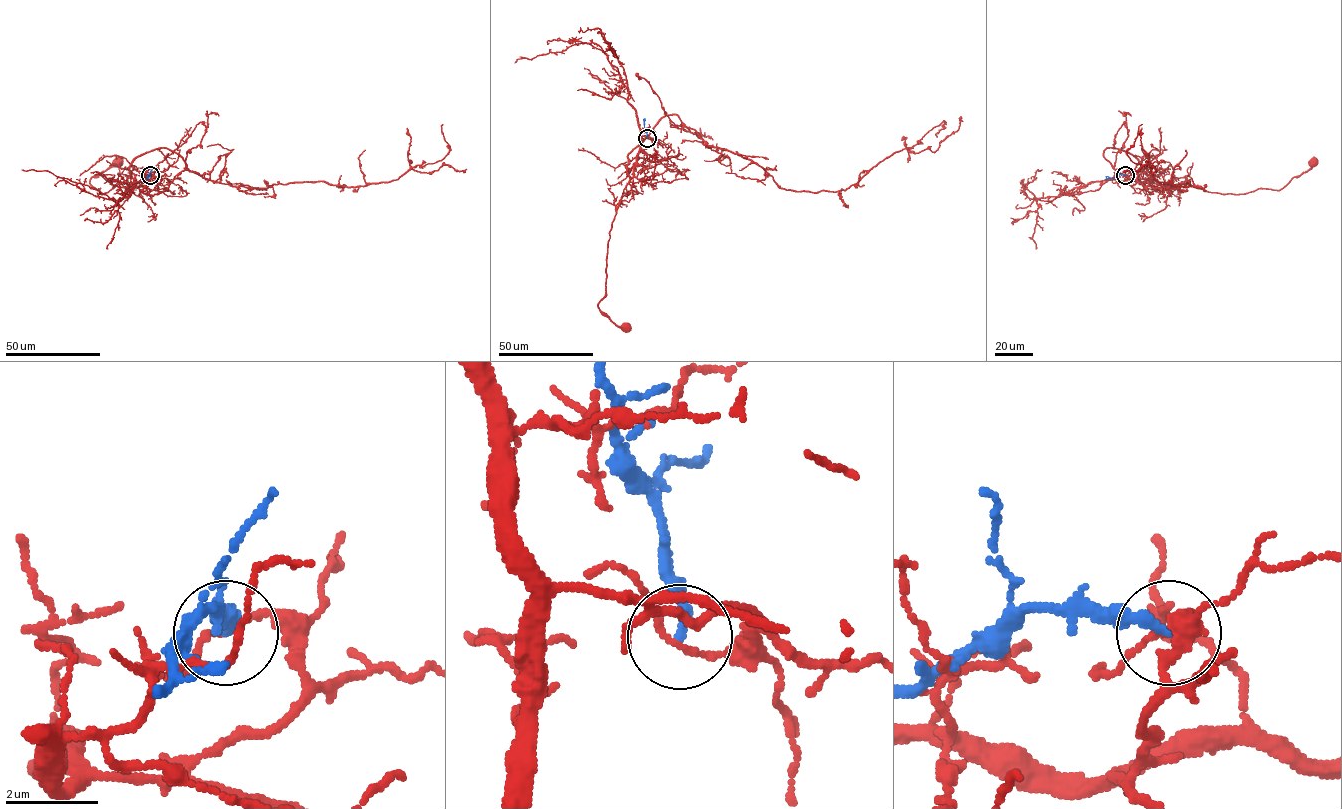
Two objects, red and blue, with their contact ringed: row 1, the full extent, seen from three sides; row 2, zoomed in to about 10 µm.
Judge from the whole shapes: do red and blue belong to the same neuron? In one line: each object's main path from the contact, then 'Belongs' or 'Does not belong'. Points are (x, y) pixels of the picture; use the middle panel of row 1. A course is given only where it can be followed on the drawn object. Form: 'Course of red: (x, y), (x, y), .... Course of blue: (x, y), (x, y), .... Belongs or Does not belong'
Course of red: (647, 138), (642, 136), (634, 175), (623, 190), (612, 224), (605, 295), (598, 303), (616, 325), (626, 327). Course of blue: (647, 138), (644, 118). Does not belong

